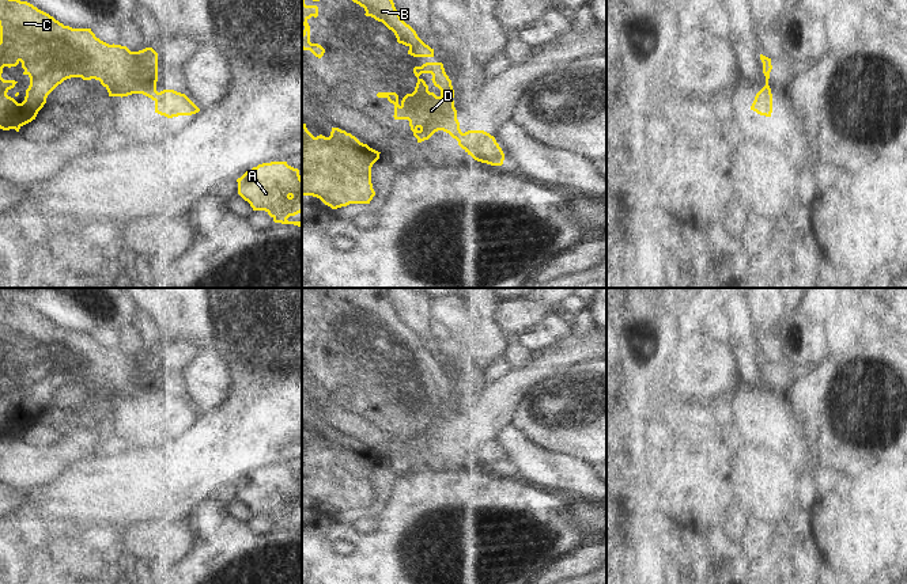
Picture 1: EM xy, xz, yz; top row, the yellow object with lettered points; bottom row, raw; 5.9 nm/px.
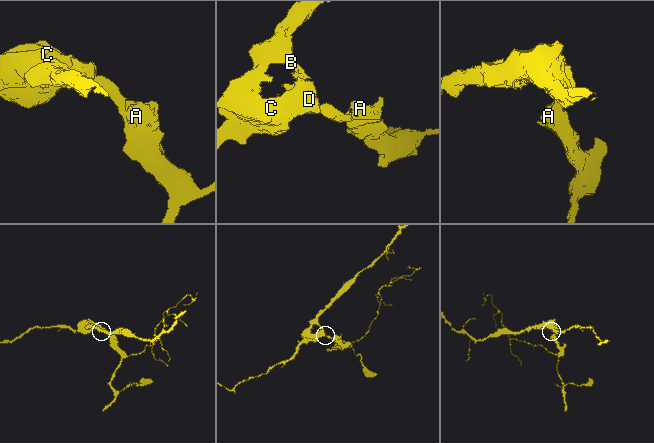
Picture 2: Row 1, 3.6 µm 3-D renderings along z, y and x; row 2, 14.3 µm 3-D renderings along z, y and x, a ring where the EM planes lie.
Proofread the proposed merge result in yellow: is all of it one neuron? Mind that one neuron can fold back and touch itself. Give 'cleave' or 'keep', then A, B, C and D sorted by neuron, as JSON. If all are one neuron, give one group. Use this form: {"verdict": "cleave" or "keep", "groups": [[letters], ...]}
{"verdict": "cleave", "groups": [["A"], ["B", "C", "D"]]}

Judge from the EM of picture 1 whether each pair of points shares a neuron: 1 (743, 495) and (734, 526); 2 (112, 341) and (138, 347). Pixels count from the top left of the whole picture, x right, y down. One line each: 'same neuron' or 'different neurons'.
1: different neurons
2: same neuron

